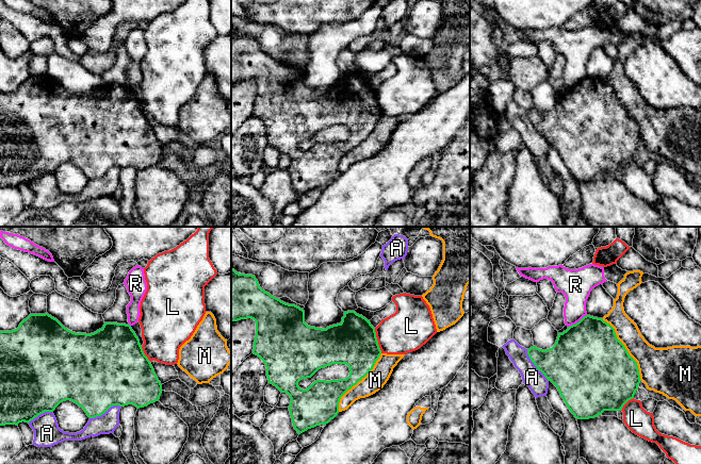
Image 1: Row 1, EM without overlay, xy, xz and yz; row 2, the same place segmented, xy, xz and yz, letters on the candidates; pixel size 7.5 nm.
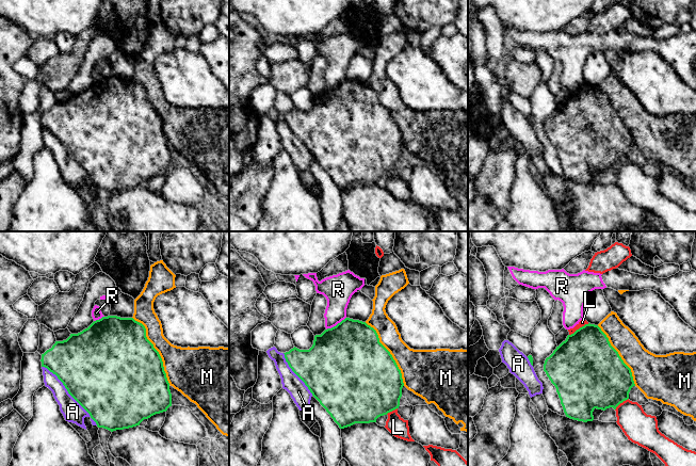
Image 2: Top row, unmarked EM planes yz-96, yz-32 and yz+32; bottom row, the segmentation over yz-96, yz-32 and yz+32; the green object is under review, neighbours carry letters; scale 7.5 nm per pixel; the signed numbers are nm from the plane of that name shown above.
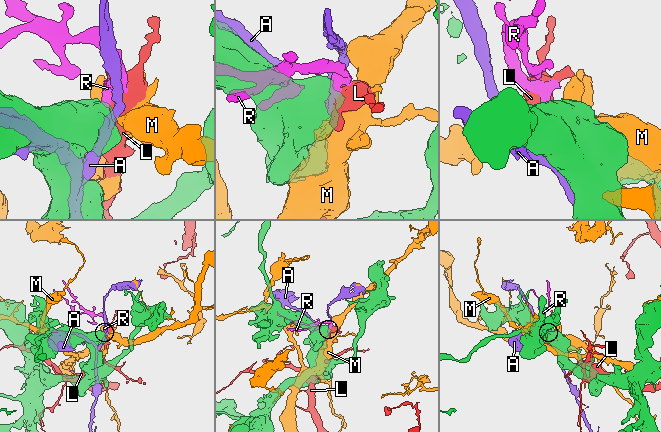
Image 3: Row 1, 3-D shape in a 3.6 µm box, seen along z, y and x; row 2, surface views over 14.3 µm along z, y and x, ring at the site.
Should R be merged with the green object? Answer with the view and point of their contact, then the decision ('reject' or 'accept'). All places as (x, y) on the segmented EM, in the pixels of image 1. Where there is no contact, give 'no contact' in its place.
meets green in yz at (576, 322); reject

